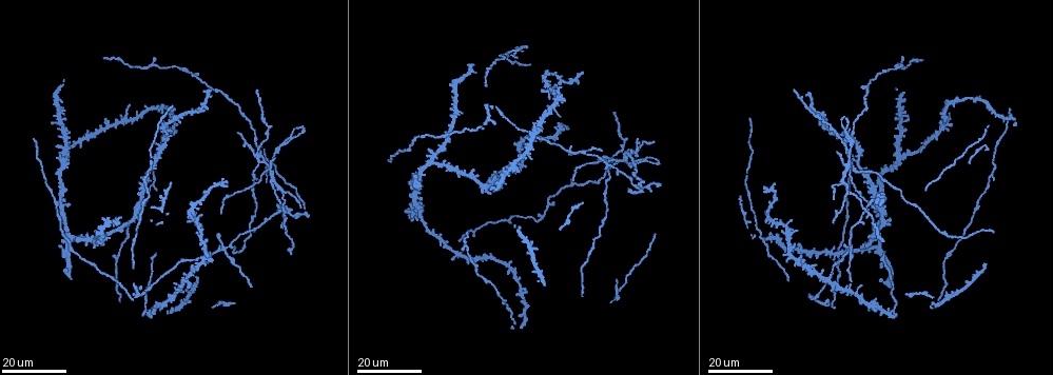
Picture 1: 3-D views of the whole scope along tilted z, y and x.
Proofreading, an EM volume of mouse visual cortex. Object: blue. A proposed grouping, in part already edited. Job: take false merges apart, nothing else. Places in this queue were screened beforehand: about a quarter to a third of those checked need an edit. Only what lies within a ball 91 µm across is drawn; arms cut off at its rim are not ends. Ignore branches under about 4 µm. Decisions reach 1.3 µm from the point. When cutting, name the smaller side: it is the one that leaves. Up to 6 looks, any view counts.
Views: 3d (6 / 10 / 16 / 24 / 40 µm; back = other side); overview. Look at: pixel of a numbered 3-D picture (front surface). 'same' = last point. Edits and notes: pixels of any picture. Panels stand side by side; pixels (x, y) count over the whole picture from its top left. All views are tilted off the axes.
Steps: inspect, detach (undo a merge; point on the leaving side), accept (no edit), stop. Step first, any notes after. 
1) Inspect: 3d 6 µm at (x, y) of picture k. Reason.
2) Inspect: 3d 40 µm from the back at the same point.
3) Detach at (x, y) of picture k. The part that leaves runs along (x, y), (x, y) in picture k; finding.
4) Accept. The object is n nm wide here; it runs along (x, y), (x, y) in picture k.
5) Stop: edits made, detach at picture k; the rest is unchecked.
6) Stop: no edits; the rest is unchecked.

Inspect: 3d 24 µm at (877, 246) of picture 1. Three arms meet.

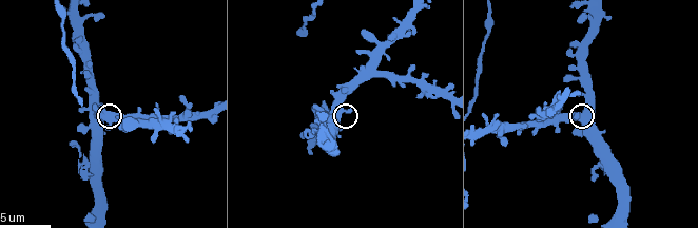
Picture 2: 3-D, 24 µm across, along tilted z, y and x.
Inspect: 3d 10 µm at (341, 115) of picture 2. Closer look.

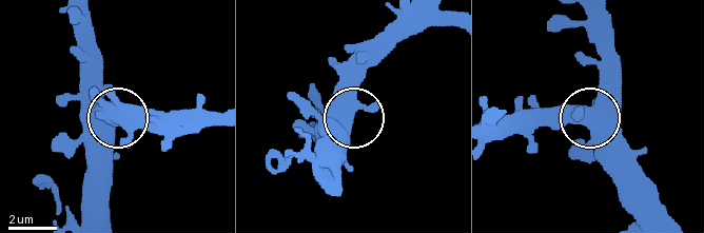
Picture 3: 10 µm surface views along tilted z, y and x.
Accept. The object is 450 nm wide here; continuous, no second neuron.

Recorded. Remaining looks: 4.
Inspect: 3d 24 µm at (224, 248) of picture 1. Looks like a crossing.

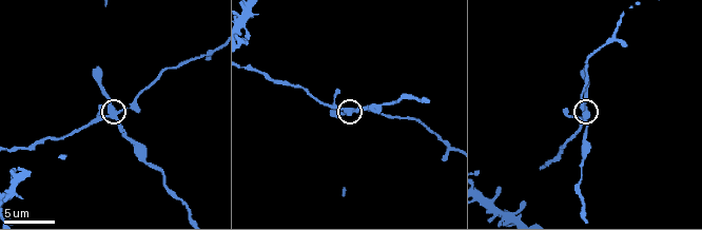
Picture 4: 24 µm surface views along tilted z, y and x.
Inspect: 3d 10 µm at (351, 112) of picture 4. Zoom in.

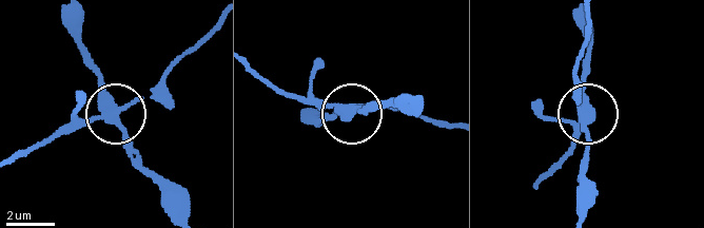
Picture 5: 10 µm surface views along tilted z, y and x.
Detach at (122, 147) of picture 5. The side arm is 46 µm long; the part that leaves runs along (109, 113), (123, 148), (176, 214) in picture 5; two neurons meet here.

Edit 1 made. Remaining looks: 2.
Inspect: 3d 24 µm at (258, 162) of picture 1. Side arm on a straight run.

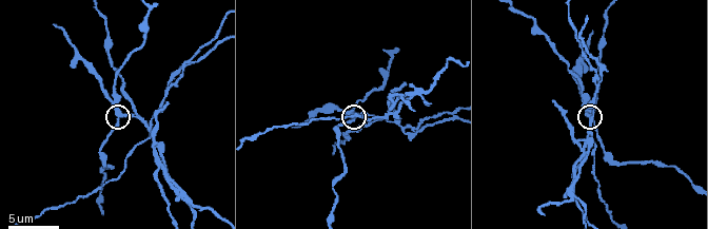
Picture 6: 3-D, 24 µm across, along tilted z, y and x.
Inspect: 3d 6 µm at the same point.

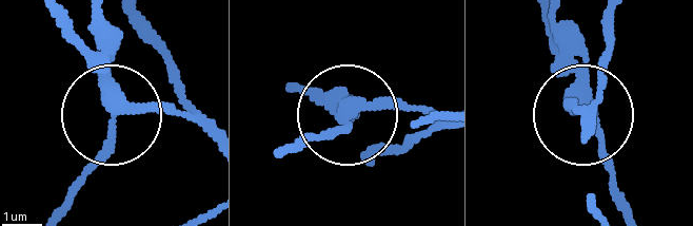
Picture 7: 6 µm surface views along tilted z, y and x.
Detach at (77, 36) of picture 7. The object is 270 nm wide here; the part that leaves runs along (114, 91), (161, 111), (195, 109), (141, 14) in picture 7; two neurons meet here.

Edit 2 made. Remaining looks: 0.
Stop: edits made, detach at picture 5, detach at picture 7; the rest is unchecked.

